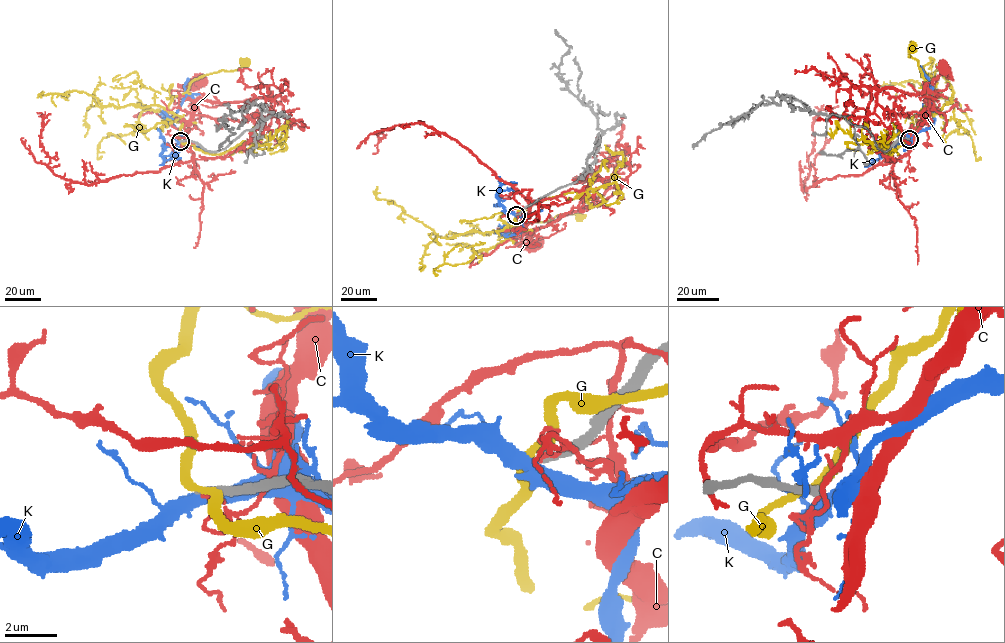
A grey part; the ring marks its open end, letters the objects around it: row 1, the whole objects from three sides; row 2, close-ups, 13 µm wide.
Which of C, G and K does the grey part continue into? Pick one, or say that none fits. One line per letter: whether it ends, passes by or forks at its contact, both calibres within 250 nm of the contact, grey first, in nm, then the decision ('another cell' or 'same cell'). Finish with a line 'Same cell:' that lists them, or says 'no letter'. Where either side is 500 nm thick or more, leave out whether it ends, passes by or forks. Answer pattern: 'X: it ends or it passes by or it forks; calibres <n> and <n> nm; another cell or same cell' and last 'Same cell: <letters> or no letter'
C: it ends; calibres 380 and 140 nm; another cell
G: it passes by; calibres 360 and 320 nm; another cell
K: it passes by; calibres 320 and 480 nm; another cell
Same cell: no letter

